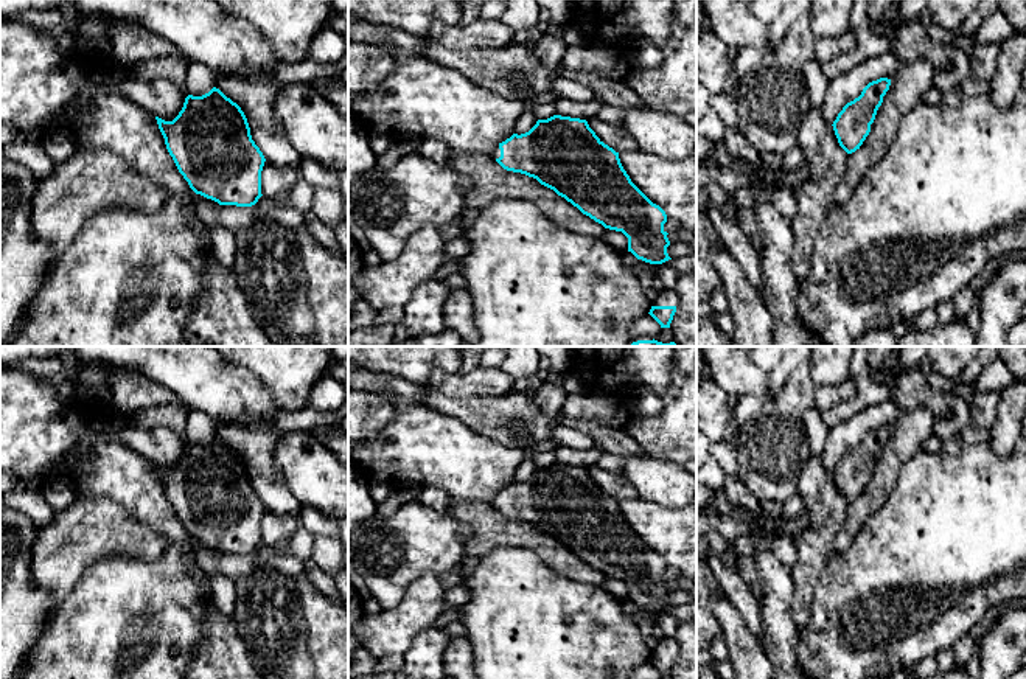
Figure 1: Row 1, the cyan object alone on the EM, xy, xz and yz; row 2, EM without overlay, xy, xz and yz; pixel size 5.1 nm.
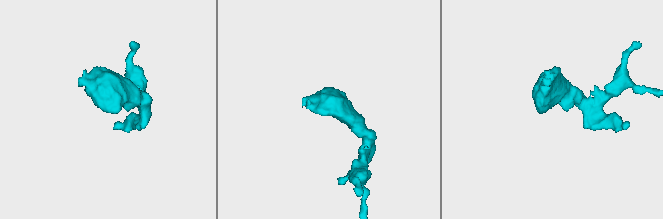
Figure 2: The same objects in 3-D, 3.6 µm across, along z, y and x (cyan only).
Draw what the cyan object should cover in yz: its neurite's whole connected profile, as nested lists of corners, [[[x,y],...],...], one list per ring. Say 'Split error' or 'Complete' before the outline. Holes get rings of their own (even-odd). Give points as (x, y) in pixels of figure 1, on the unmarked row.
Complete. [[[880,426],[869,430],[861,443],[847,451],[833,469],[833,479],[839,494],[852,502],[866,488],[871,480],[871,472],[875,468],[877,458],[883,451],[883,444],[889,438],[891,427]]]

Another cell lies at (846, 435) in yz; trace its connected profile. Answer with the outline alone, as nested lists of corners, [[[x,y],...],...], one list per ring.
[[[892,401],[871,406],[858,412],[850,420],[829,429],[824,444],[822,461],[829,472],[833,472],[843,455],[858,446],[863,437],[880,426],[892,427],[902,412]]]

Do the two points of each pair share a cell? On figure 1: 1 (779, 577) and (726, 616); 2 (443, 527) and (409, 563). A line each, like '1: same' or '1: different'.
1: different
2: same

